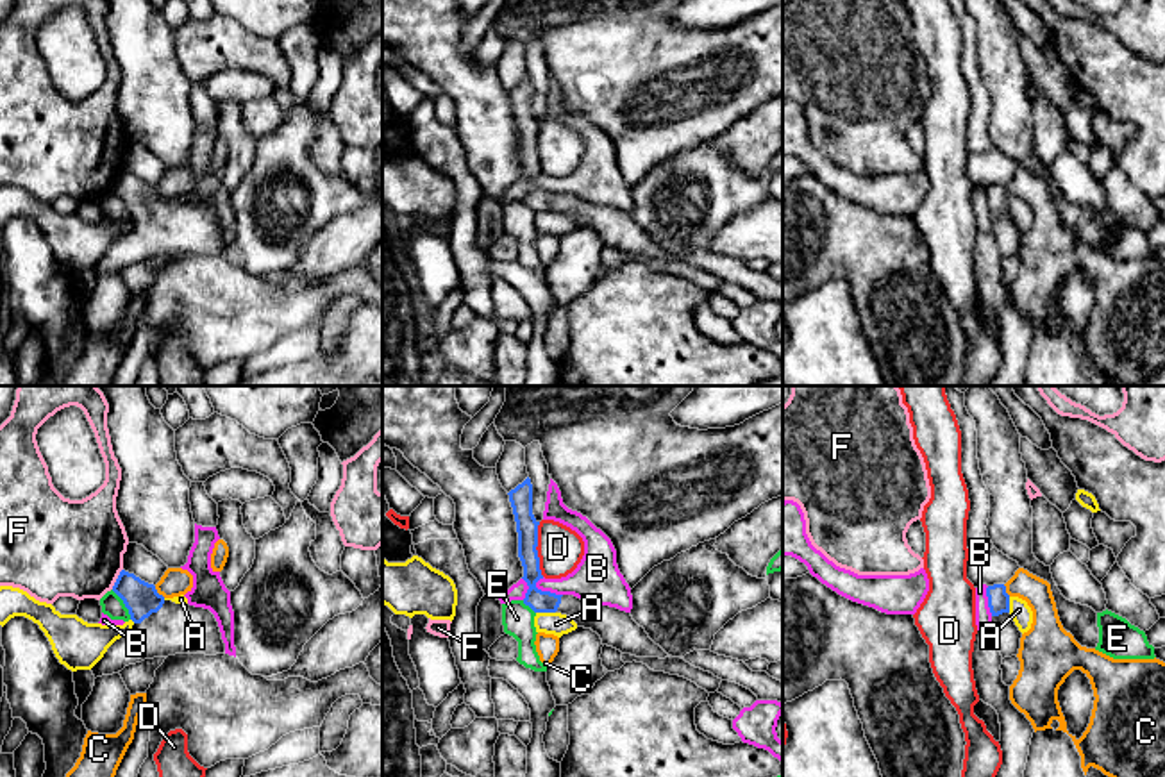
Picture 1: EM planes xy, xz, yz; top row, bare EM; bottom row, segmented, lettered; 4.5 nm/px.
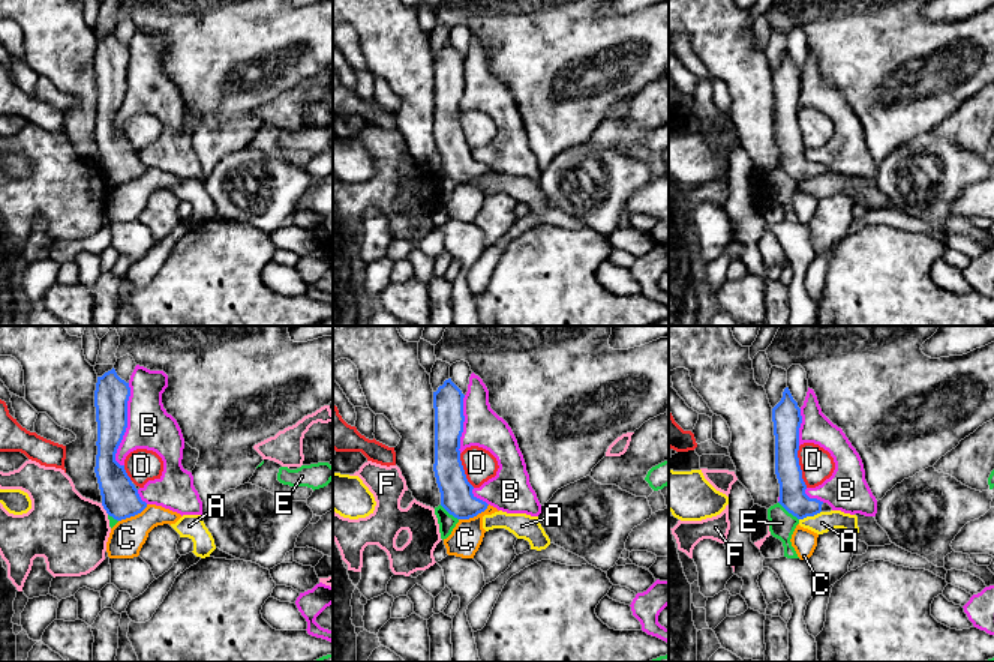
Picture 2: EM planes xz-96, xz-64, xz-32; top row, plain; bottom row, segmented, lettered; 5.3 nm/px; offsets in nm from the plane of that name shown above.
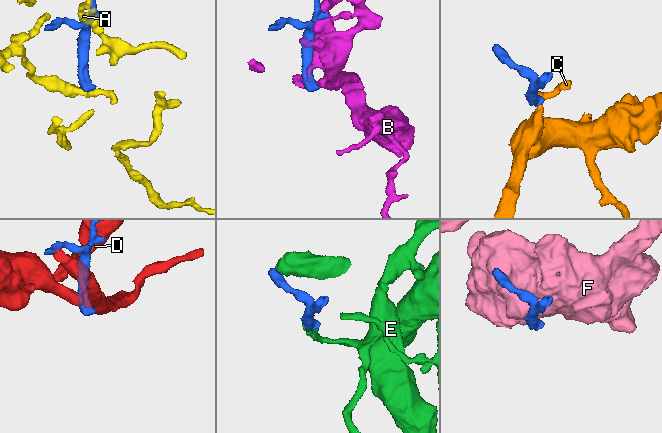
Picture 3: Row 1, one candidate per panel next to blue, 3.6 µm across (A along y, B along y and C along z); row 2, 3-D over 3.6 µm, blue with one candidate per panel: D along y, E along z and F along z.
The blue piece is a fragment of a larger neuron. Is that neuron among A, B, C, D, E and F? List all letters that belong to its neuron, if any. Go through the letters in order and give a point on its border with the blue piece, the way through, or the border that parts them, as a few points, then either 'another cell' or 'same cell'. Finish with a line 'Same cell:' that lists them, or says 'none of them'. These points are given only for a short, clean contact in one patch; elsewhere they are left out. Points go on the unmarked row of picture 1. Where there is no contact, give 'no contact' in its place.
A: xz (545, 211) | along xz (536, 211), (554, 213) | another cell
B: xz (547, 192) | another cell
C: xy (158, 193) | along xy (154, 186), (165, 197) | another cell
D: xz (535, 149) | another cell
E: xy (124, 202) | along xy (111, 190), (122, 200), (131, 218) | another cell
F: xy (117, 179) | another cell
Same cell: none of them

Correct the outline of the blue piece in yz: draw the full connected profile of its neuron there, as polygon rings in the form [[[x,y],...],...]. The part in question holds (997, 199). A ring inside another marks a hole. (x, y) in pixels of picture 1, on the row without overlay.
[[[993,184],[986,188],[988,207],[992,213],[992,234],[997,241],[997,248],[1004,257],[1018,254],[1022,232],[1015,225],[1010,214],[1010,195],[1004,184]]]

